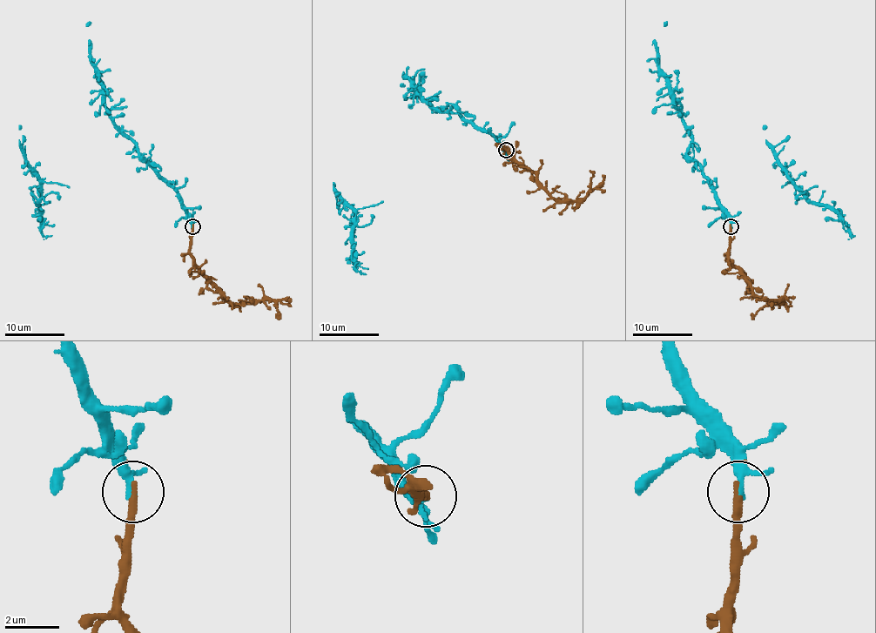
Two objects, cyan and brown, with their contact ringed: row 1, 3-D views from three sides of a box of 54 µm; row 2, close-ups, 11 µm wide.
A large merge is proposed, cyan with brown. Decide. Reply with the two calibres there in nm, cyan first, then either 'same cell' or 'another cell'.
calibres 240 and 320 nm; same cell

